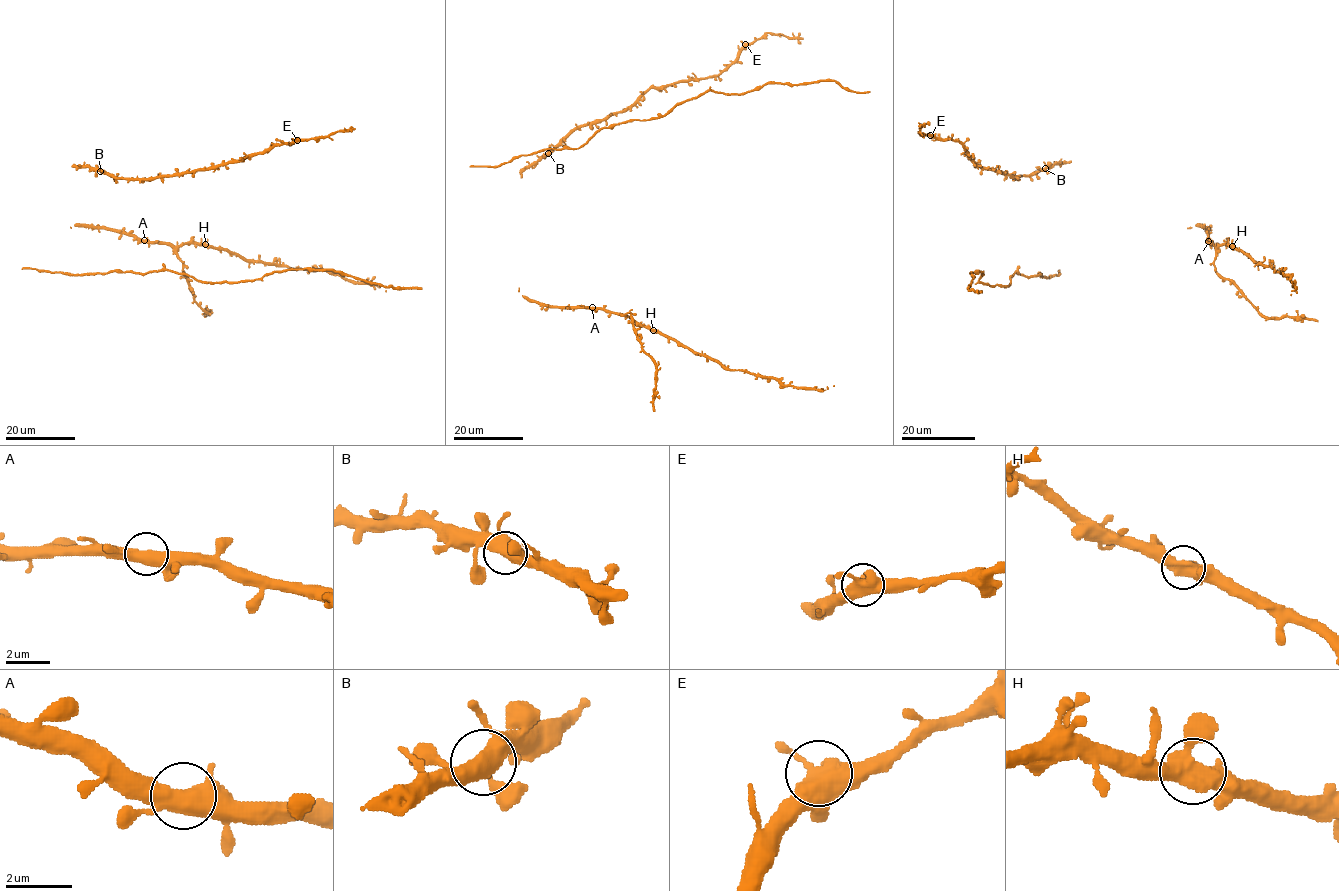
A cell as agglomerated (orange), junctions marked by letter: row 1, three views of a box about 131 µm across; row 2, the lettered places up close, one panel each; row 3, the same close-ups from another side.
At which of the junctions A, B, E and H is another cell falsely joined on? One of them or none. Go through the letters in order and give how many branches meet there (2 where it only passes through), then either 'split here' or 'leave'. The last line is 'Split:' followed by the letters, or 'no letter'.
A: 3 branches meet; leave
B: 3 branches meet; leave
E: 3 branches meet; leave
H: 3 branches meet; leave
Split: no letter

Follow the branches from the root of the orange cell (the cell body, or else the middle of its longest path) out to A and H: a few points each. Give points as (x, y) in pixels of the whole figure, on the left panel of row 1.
A: (70, 228), (92, 225), (116, 229), (144, 240)
H: (70, 228), (92, 225), (174, 246), (205, 245)

